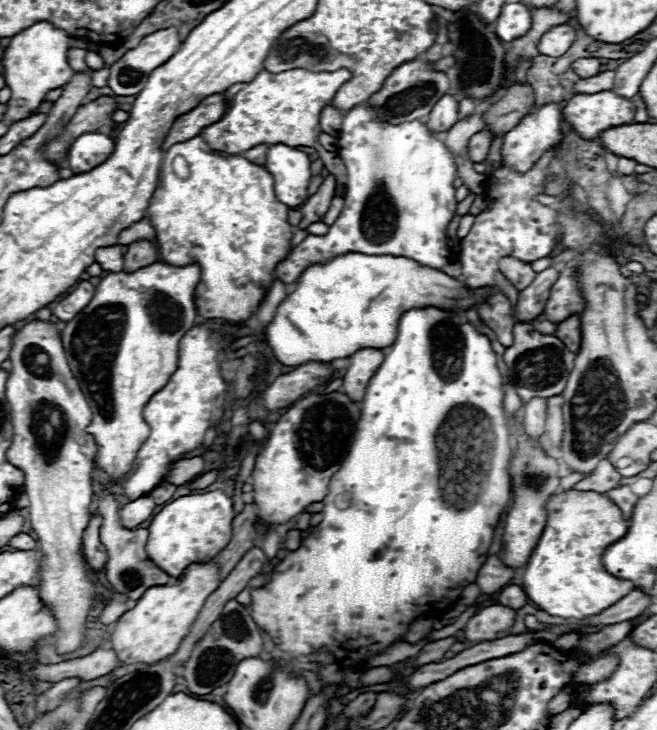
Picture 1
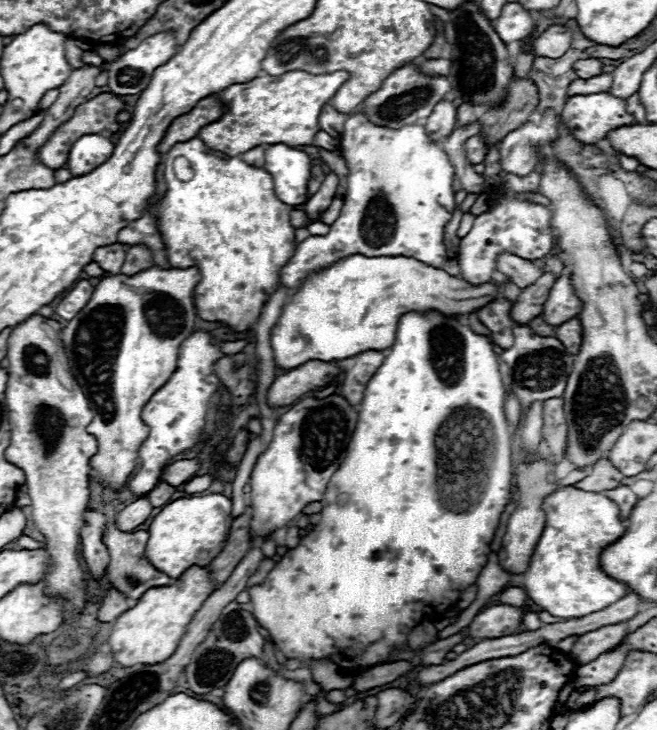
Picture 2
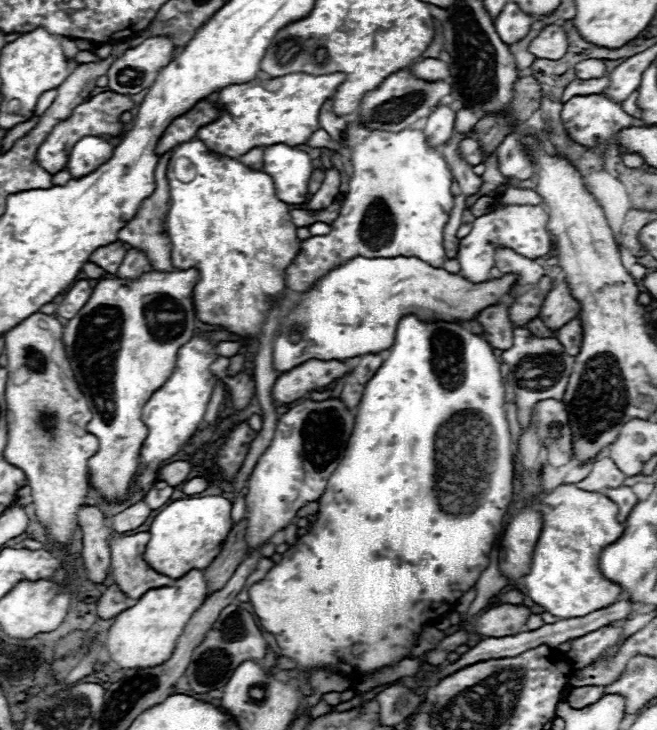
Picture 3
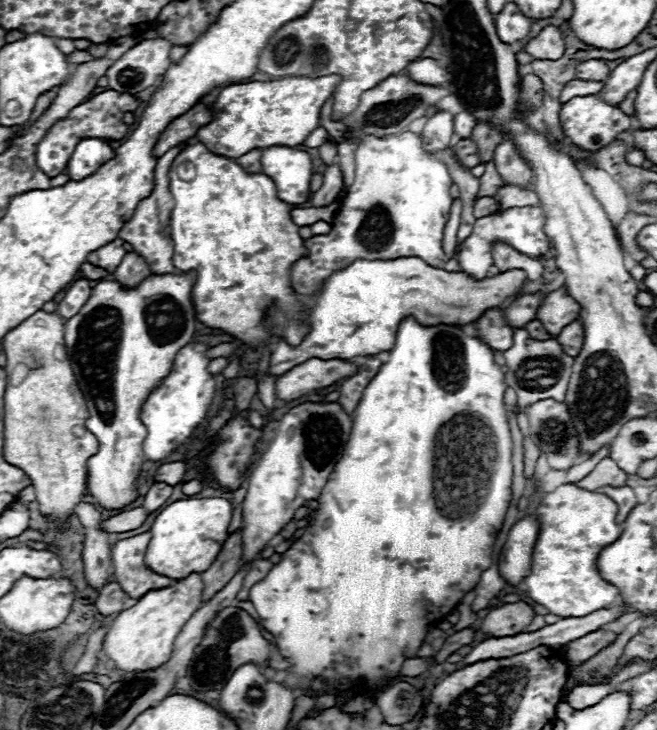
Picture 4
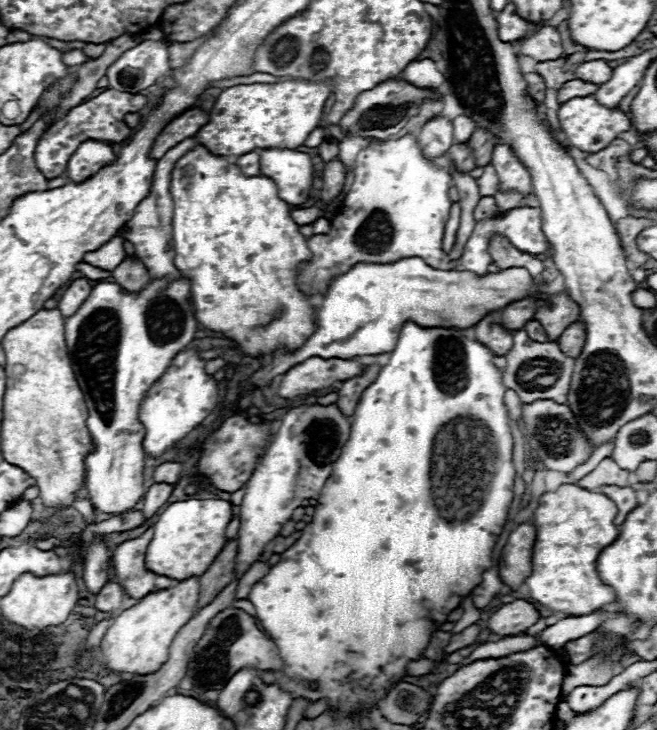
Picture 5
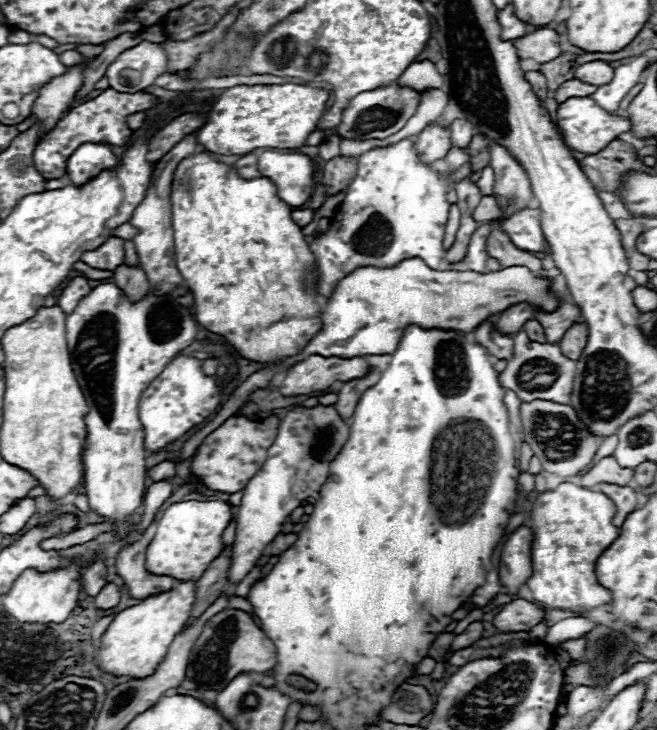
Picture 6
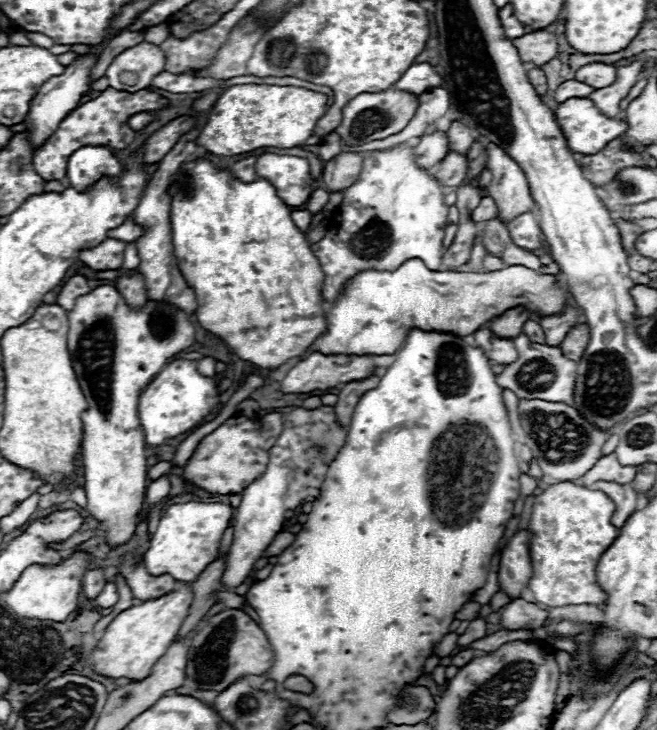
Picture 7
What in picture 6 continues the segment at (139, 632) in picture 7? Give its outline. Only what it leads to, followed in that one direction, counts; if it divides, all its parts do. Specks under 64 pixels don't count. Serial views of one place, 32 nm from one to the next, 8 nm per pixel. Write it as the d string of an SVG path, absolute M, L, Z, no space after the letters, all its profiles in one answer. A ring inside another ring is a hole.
M188 580L174 590L150 596L140 604L116 614L112 624L100 638L100 646L96 652L98 668L112 676L150 676L158 662L166 656L174 636L186 624L194 600L194 580Z

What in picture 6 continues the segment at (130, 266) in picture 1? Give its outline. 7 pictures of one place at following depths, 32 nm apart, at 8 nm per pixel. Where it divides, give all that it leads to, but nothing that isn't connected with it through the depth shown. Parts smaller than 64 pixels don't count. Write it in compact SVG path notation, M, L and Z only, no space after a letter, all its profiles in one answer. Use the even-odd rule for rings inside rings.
M118 266L114 270L114 284L132 300L138 302L146 296L148 292L148 280L146 274L140 270L140 266L128 268L128 266Z

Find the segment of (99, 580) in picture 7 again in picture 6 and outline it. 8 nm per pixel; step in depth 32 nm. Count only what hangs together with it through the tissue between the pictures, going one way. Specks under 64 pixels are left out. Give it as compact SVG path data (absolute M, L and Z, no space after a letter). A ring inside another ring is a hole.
M94 562L90 568L84 570L82 586L84 586L88 596L96 596L104 588L104 584L106 584L104 576L106 576L106 568L102 562Z

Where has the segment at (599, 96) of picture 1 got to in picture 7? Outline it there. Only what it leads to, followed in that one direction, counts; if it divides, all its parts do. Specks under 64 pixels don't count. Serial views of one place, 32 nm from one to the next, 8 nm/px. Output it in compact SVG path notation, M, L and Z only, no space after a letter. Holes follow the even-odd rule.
M570 98L562 104L558 104L556 108L556 122L560 126L560 130L564 132L566 140L568 140L568 148L572 152L578 154L596 154L598 150L602 150L610 140L618 138L620 134L626 132L626 124L618 118L608 118L604 116L588 98Z

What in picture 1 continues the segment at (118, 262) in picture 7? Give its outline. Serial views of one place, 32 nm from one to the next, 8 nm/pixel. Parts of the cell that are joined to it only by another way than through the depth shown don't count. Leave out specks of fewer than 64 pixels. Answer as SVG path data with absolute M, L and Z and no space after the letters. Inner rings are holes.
M108 246L108 248L98 248L96 250L96 262L108 270L108 272L120 272L122 264L124 264L124 254L122 254L122 246Z

